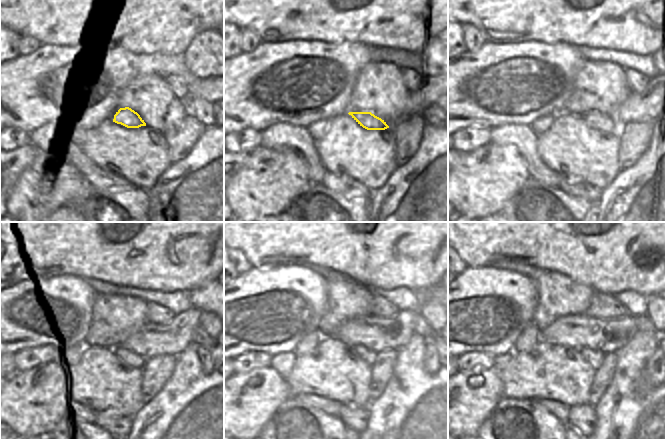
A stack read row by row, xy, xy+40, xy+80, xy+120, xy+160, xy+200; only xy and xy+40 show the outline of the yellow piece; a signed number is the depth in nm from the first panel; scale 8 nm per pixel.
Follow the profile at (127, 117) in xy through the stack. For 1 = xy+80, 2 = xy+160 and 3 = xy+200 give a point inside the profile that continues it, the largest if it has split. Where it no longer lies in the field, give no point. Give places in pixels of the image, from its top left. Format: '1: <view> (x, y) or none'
1: xy+80 (594, 119)
2: xy+160 (368, 356)
3: xy+200 (593, 357)

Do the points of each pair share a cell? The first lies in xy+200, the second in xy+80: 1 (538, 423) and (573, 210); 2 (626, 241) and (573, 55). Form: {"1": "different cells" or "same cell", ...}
{"1": "same cell", "2": "different cells"}

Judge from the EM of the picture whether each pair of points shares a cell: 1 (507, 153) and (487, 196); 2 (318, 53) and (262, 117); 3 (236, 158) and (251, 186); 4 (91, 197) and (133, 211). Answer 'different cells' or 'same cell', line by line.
1: same cell
2: same cell
3: different cells
4: same cell

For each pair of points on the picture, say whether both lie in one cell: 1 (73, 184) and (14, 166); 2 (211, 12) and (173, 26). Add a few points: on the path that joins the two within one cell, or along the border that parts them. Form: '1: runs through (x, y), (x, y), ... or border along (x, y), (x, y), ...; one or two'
1: border along (41, 152), (11, 188); two
2: runs through (202, 12), (187, 12), (182, 17); one

